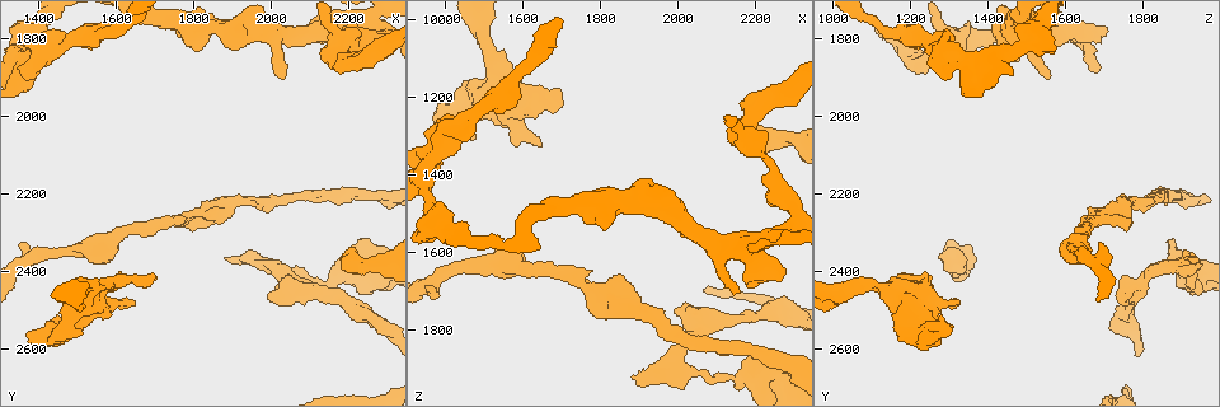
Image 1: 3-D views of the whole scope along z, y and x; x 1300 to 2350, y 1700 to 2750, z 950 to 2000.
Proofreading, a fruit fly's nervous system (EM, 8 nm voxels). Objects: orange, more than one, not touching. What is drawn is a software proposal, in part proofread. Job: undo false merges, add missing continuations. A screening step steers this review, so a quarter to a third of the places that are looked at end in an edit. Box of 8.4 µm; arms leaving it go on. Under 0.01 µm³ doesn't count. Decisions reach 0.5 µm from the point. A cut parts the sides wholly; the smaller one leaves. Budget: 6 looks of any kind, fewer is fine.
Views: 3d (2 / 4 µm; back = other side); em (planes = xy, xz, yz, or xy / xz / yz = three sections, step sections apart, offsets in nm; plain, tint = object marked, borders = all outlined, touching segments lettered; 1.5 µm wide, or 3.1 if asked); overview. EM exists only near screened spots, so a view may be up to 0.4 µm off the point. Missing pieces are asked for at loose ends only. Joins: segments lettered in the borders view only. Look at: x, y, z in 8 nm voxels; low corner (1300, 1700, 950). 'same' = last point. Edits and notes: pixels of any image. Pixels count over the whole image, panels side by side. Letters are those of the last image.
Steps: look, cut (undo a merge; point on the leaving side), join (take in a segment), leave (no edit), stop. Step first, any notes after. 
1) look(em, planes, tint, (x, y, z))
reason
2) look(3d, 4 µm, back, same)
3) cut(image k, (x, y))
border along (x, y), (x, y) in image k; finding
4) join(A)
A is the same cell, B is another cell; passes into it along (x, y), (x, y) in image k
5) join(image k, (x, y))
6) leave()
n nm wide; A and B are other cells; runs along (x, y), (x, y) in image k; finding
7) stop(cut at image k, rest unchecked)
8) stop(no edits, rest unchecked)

look(em, yz, step 8, tint, (2145, 2440, 1925))
sudden change in width

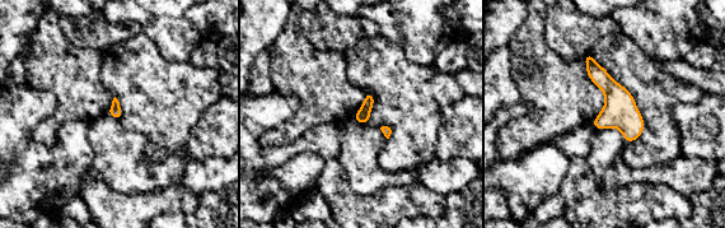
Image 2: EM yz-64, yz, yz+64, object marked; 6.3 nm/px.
look(em, planes, borders, same)

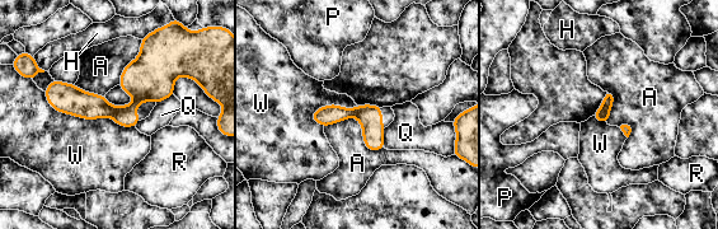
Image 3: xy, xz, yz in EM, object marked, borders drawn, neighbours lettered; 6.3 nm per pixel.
cut(image 3, (84, 104))
A, H, P, Q, R and W are other cells; border along (115, 107), (115, 113), (111, 117) in image 3; two cells meet here

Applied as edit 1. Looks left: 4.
look(em, xz, step 8, tint, (2160, 1775, 1705))
branch stops here

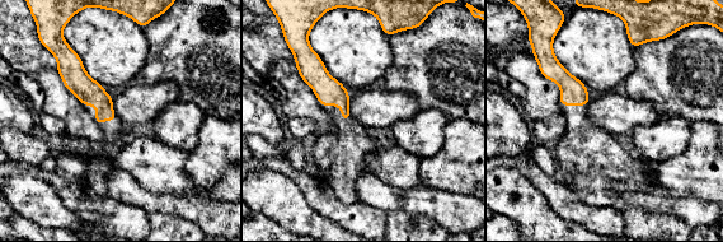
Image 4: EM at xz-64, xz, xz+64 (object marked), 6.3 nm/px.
look(em, planes, borders, same)
another direction

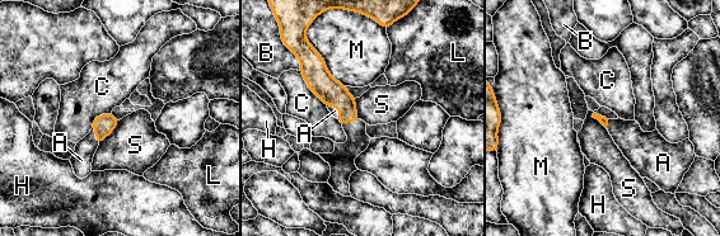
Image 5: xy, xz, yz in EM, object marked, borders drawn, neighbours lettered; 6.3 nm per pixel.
join(A)
M touches over 320 nm; A is the same cell, B, C, H, L, M and S are other cells; the cell continues

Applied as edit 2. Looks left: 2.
look(3d, 2 µm, (2185, 2365, 1345))
branch stops here

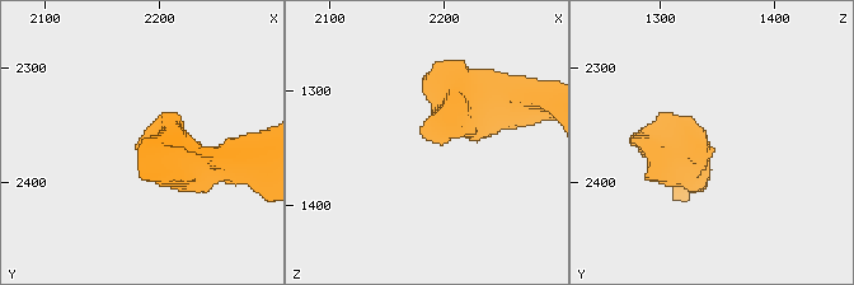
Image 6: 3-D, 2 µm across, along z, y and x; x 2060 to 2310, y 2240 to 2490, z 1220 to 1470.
look(em, planes, borders, (2184, 2370, 1344))
shape alone is not enough

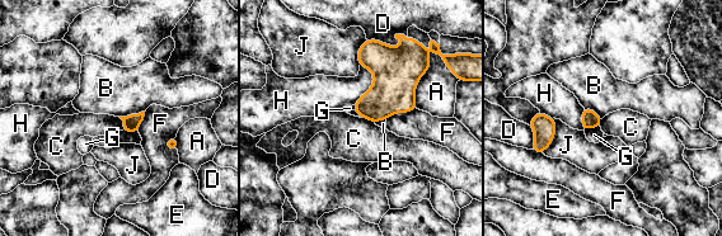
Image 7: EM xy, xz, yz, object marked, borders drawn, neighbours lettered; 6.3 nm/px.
leave()
A, B, C, D, E, F, G, H and J are other cells; border along (118, 117), (122, 121), (122, 130) in image 7; no lettered segment goes on from it

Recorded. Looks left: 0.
stop(cut at image 3, join at image 5, rest unchecked)

